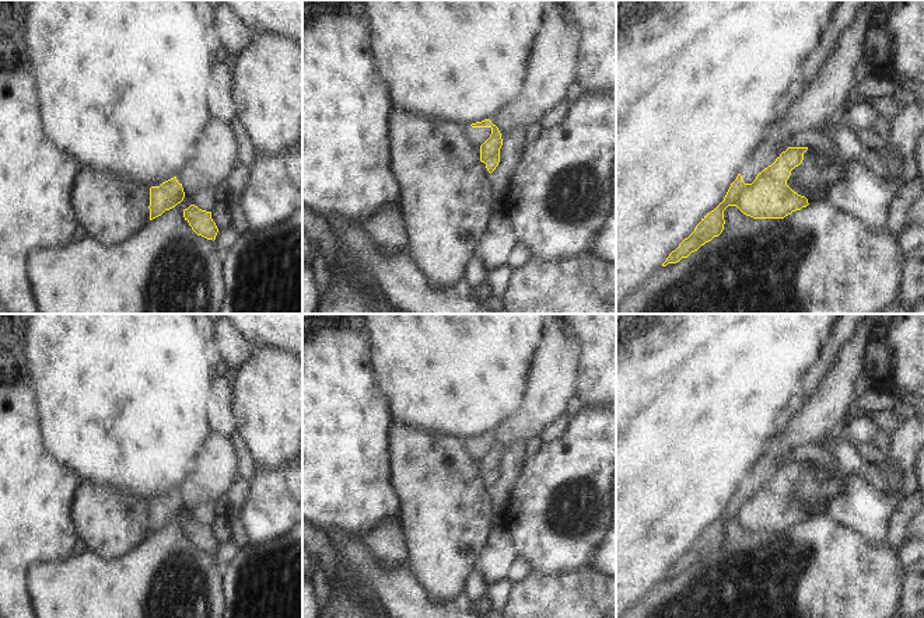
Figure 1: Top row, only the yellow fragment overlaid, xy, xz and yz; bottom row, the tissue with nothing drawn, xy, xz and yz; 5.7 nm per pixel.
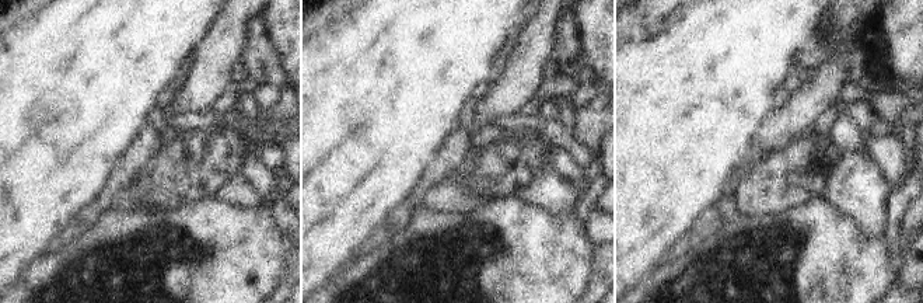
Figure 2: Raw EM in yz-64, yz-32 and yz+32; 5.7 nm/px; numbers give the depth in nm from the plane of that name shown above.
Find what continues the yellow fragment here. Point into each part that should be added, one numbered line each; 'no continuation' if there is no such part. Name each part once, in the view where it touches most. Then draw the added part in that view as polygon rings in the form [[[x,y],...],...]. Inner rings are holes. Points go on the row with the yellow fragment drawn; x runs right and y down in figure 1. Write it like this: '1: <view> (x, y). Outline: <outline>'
1: yz (766, 154). Outline: [[[760,144],[757,151],[741,167],[739,174],[745,184],[752,184],[757,174],[771,165],[781,151],[773,144]]]

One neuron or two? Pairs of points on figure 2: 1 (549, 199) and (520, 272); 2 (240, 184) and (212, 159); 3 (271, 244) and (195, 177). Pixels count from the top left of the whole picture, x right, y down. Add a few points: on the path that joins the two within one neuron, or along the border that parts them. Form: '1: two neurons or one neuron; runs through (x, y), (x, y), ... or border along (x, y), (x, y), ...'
1: two neurons; border along (516, 197), (546, 209), (553, 216)
2: two neurons; border along (238, 174), (226, 181), (212, 197)
3: two neurons; border along (212, 197), (179, 205)

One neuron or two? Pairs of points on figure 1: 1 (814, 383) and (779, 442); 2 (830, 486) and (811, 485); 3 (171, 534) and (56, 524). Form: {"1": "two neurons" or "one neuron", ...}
{"1": "two neurons", "2": "one neuron", "3": "two neurons"}

